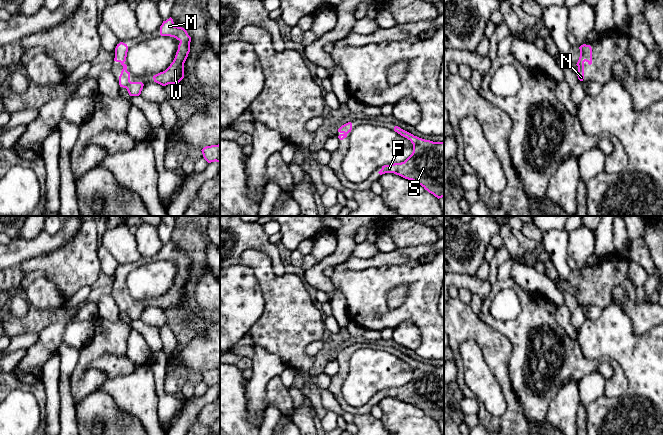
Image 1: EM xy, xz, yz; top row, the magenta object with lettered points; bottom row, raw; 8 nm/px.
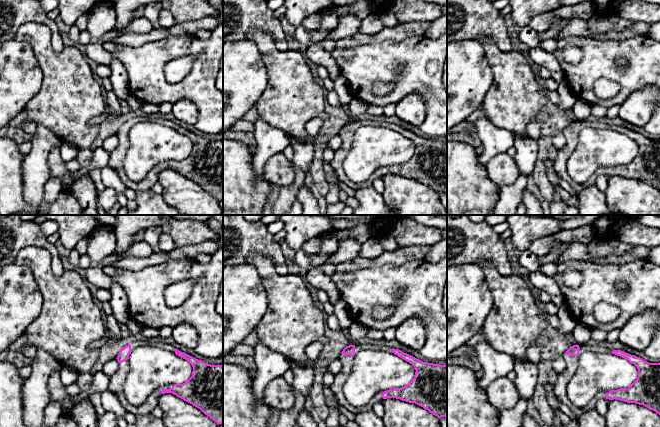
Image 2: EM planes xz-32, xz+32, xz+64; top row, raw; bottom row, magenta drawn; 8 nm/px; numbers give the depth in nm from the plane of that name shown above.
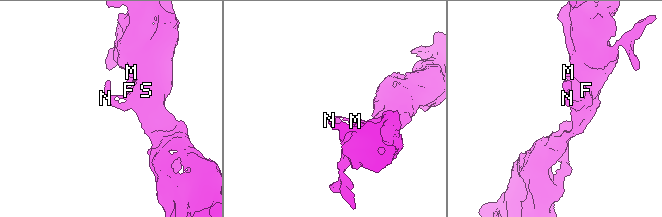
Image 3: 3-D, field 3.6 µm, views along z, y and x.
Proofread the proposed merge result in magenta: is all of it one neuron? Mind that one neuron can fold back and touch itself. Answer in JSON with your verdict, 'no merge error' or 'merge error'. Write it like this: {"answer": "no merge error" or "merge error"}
{"answer": "no merge error"}

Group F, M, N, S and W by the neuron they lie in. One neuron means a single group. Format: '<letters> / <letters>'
F M N S W

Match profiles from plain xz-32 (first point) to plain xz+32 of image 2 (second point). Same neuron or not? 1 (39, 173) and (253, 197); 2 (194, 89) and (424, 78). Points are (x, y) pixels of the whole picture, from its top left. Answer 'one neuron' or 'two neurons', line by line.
1: two neurons
2: one neuron

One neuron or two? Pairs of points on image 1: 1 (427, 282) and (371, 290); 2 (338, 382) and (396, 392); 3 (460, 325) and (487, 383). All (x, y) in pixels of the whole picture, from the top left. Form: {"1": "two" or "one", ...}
{"1": "one", "2": "one", "3": "two"}

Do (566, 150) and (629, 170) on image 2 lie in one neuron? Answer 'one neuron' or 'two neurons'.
one neuron

